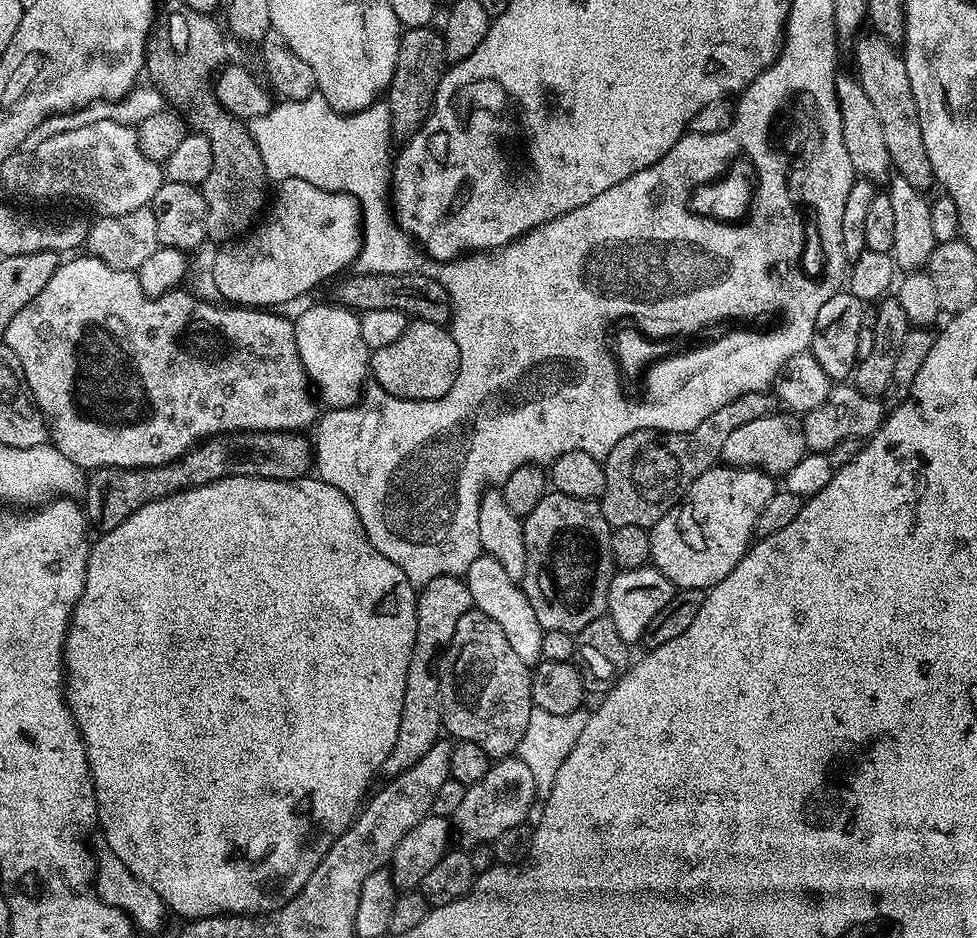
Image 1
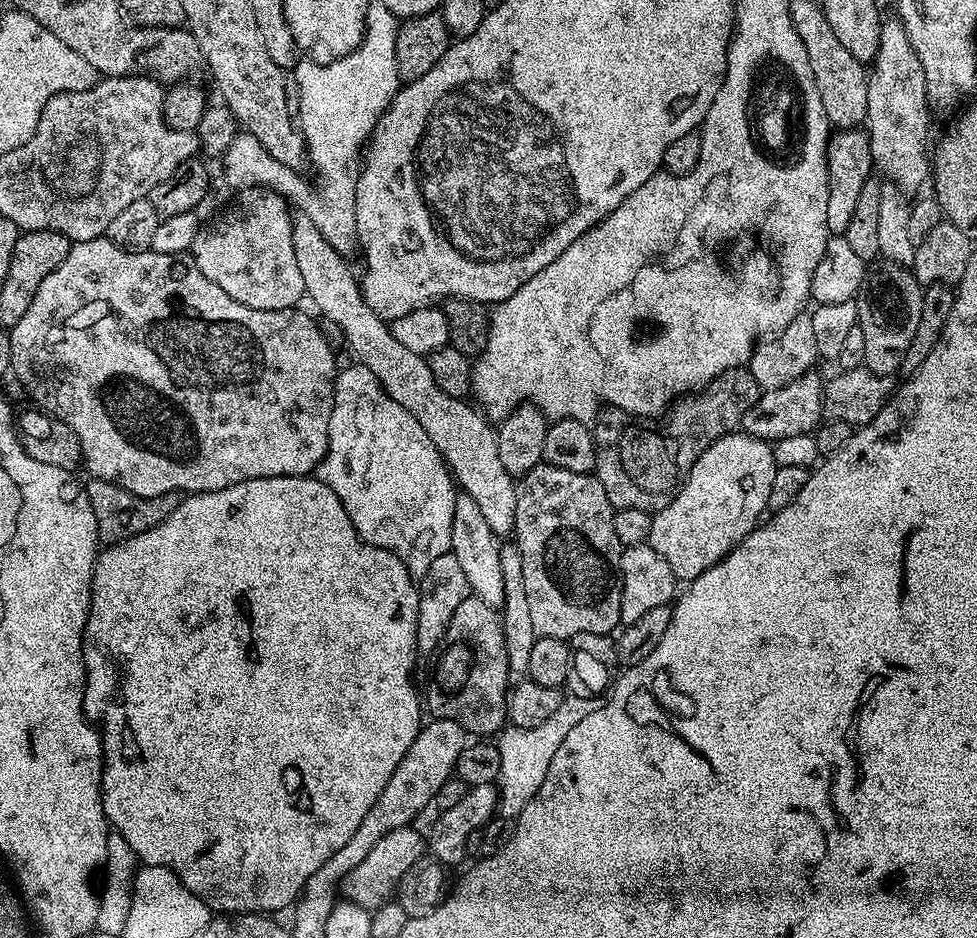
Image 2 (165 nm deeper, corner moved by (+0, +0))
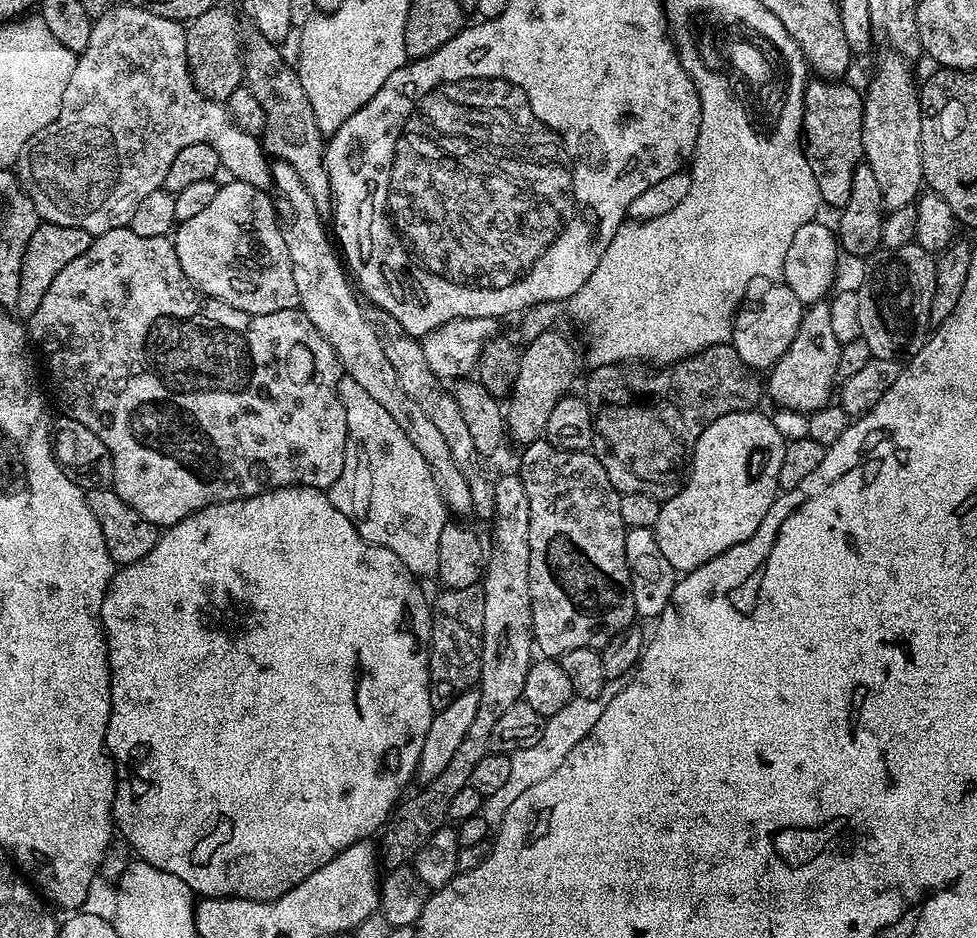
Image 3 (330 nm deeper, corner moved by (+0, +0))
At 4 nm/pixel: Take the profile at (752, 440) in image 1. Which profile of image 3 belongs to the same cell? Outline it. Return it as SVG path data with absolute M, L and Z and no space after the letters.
M817 302L805 307L804 317L798 326L798 334L794 334L794 342L790 342L790 350L778 358L778 362L766 376L766 392L772 395L773 405L780 408L789 408L792 411L817 412L829 403L834 396L834 385L837 383L836 371L838 370L838 354L841 344L834 338L834 330L830 327L830 306L827 302Z

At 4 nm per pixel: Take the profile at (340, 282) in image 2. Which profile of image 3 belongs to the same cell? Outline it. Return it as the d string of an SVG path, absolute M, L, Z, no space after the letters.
M129 2L113 3L106 10L106 14L102 14L102 18L92 22L90 42L86 42L86 50L79 52L76 57L74 74L70 74L70 82L66 86L66 94L62 94L62 106L58 110L58 114L41 132L34 134L34 138L30 138L30 142L26 142L26 146L16 158L14 171L21 188L30 198L30 202L34 202L41 221L58 226L81 228L95 238L106 234L106 230L129 227L138 202L142 202L142 198L146 198L146 194L154 194L156 188L164 187L164 175L166 170L170 170L170 162L174 162L175 156L186 146L194 146L194 142L206 142L206 146L214 146L214 150L218 150L221 169L225 173L228 171L227 175L231 179L241 180L263 190L273 187L270 160L265 153L263 143L246 130L242 130L242 126L234 123L227 107L221 101L207 100L194 86L186 58L185 25L179 20L159 17Z

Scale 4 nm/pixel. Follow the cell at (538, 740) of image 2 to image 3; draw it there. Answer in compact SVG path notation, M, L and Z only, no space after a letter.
M623 679L610 680L605 683L598 699L574 698L570 702L566 702L566 706L562 706L562 710L558 710L558 714L545 719L542 738L538 738L538 742L534 742L534 746L526 746L526 750L511 753L510 774L506 777L505 784L496 793L484 798L482 815L490 826L499 826L502 818L506 818L506 810L510 810L510 805L525 790L530 790L530 786L542 782L542 778L546 778L546 774L554 774L554 770L558 770L558 766L562 766L566 754L570 754L570 750L574 750L574 746L578 746L578 742L582 742L582 738L586 738L586 734L590 734L590 730L594 730L594 722L598 722L598 718L602 718L602 710L606 710L610 698L614 698L614 694L621 692L624 685Z

